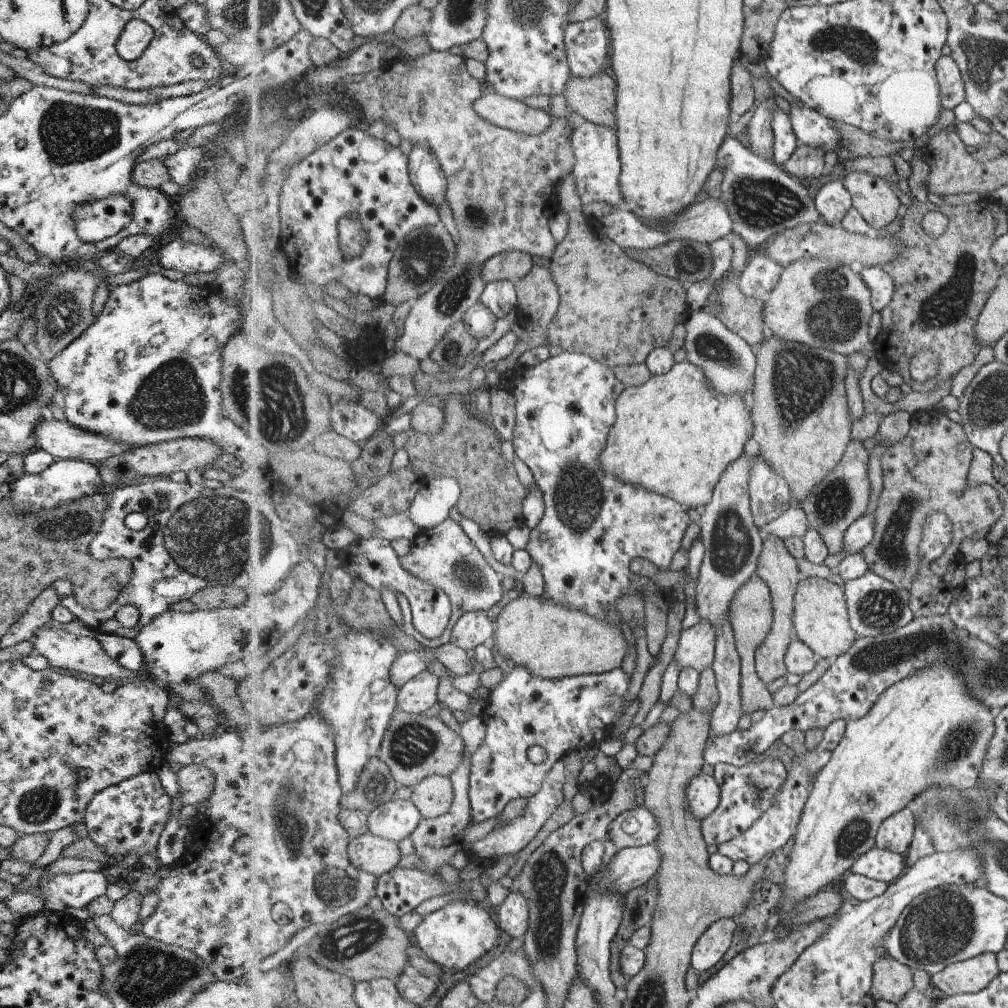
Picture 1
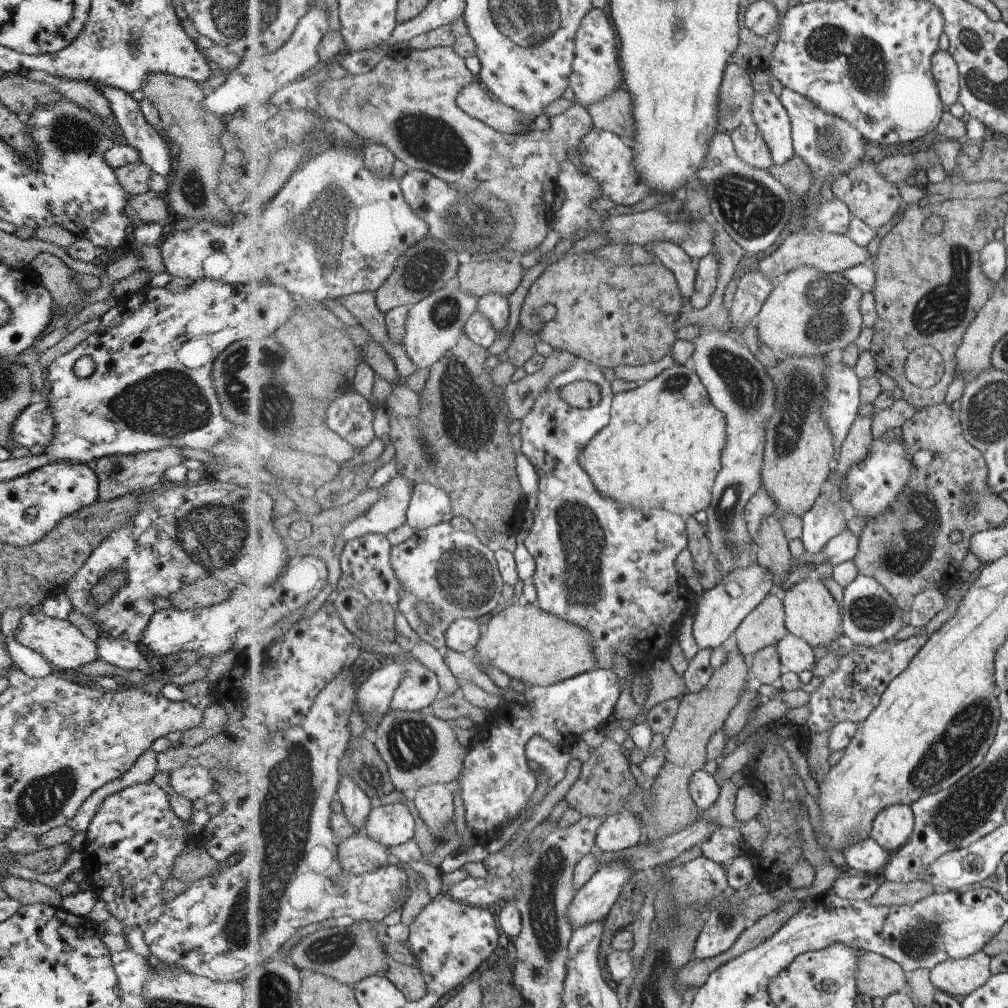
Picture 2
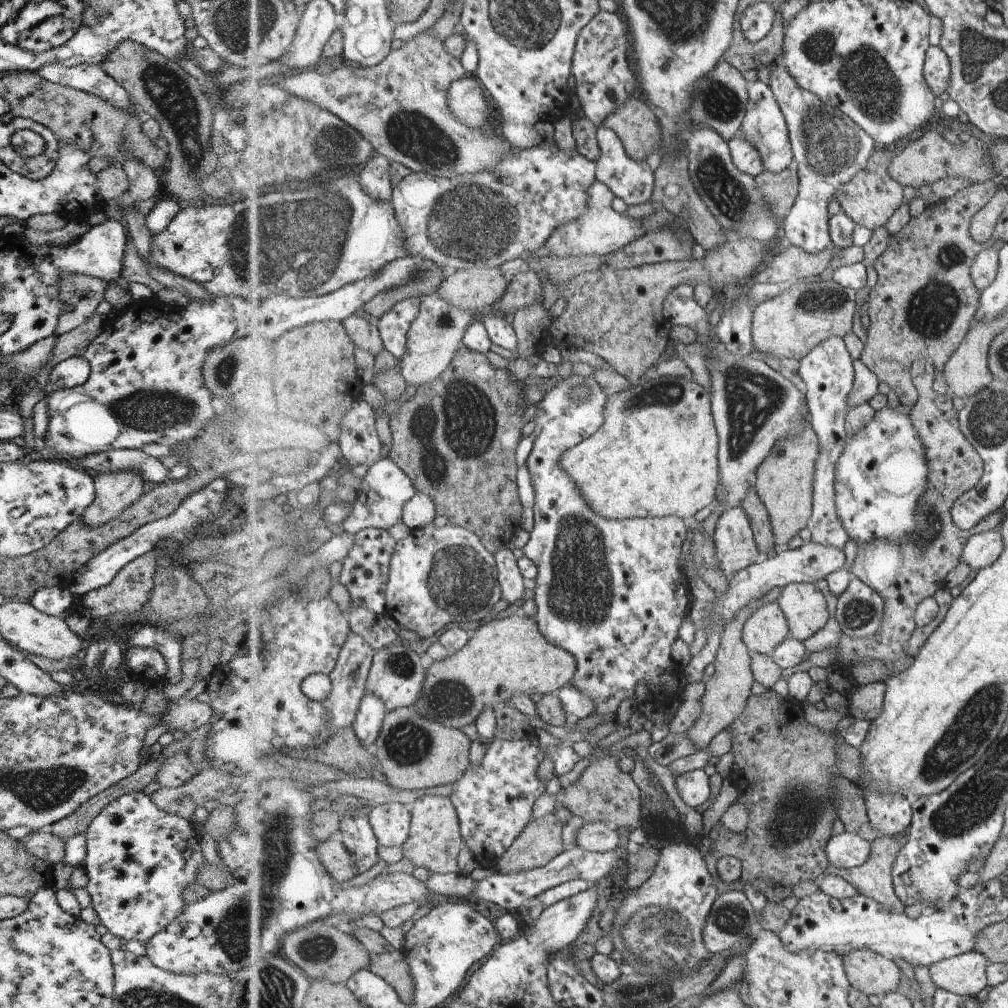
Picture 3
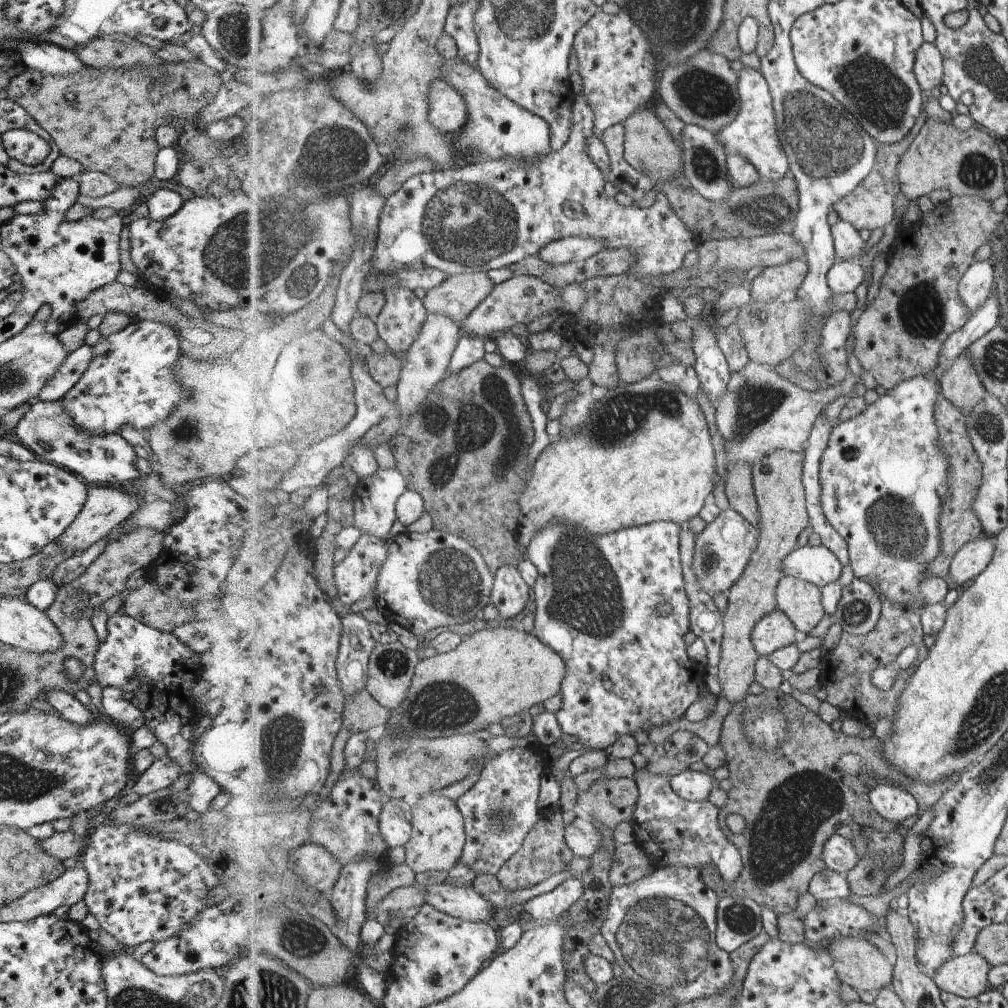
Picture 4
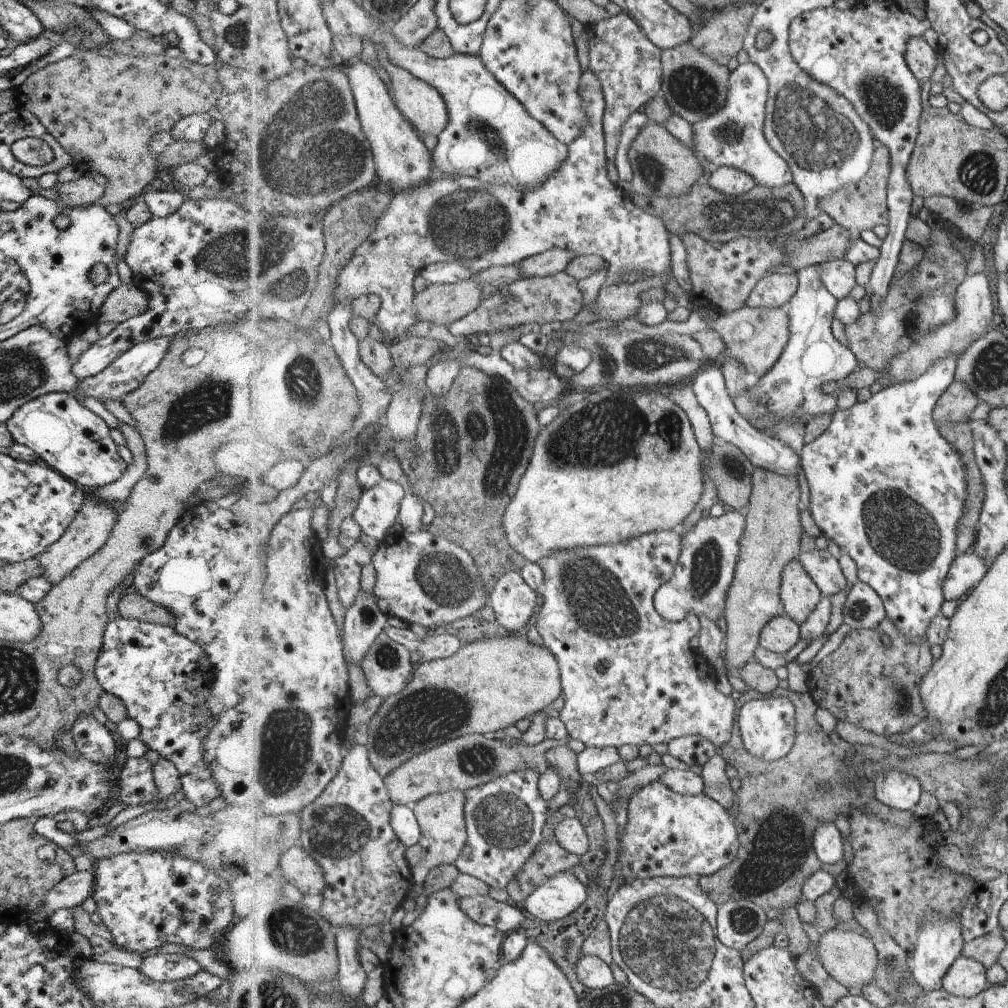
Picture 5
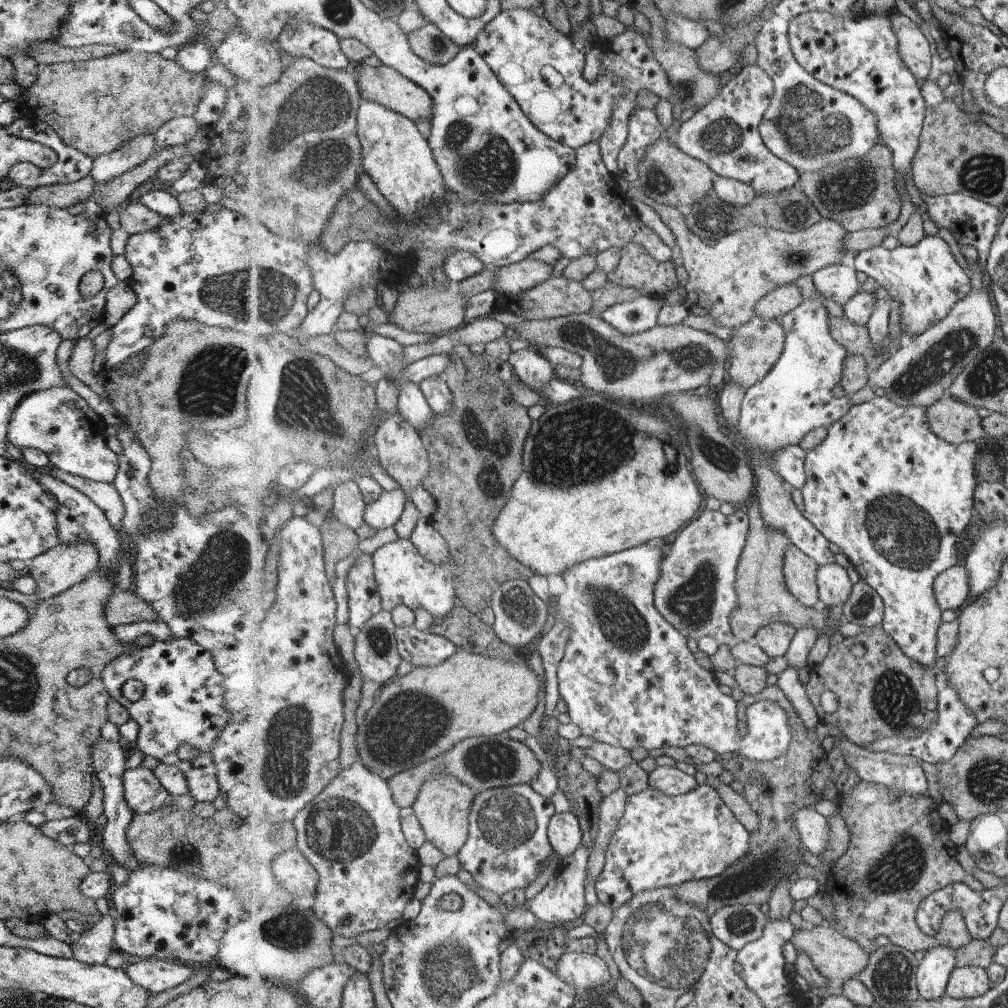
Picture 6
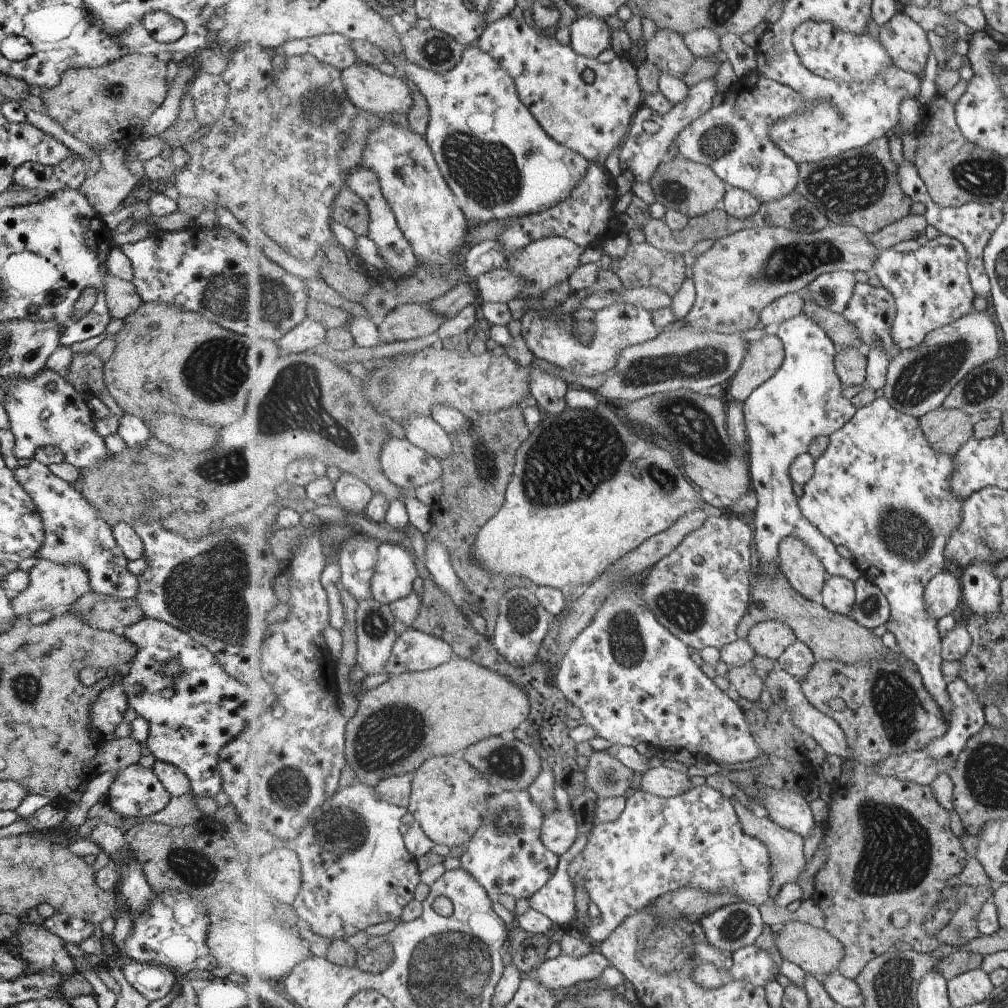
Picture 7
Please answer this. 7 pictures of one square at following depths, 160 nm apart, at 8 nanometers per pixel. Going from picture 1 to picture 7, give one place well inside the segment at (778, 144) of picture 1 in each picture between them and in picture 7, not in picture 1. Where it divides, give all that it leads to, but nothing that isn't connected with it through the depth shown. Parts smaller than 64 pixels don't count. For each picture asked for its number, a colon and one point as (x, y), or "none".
2: (769, 115)
3: (764, 125)
4: (753, 135)
5: (734, 137)
6: (725, 134)
7: (733, 138)

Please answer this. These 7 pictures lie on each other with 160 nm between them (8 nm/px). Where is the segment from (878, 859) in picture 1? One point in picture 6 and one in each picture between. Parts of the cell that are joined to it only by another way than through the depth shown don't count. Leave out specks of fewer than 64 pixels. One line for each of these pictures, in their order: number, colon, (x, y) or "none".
2: (867, 856)
3: (847, 850)
4: (840, 855)
5: (828, 843)
6: (814, 829)

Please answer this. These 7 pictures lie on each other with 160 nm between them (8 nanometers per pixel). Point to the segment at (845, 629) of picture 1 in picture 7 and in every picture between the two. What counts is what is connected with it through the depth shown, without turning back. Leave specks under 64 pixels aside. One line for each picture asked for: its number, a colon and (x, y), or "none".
2: (812, 613)
3: (806, 607)
4: (801, 600)
5: (801, 596)
6: (800, 569)
7: (799, 563)

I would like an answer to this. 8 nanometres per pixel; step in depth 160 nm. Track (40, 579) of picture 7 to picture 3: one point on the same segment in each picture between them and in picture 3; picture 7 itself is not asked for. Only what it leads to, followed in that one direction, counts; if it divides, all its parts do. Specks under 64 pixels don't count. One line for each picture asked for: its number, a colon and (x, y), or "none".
3: (113, 492)
4: (103, 508)
5: (87, 532)
6: (60, 567)

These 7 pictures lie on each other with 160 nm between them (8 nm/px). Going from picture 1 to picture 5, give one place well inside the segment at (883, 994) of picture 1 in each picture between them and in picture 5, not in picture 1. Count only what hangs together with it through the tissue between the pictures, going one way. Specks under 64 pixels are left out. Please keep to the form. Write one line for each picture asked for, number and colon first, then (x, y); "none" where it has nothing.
2: (877, 975)
3: (869, 971)
4: (860, 964)
5: (851, 958)

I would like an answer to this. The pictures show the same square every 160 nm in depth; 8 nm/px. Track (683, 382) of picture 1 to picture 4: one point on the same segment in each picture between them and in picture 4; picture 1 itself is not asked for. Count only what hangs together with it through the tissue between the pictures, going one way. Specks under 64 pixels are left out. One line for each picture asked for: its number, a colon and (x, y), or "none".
2: (663, 449)
3: (657, 454)
4: (628, 466)

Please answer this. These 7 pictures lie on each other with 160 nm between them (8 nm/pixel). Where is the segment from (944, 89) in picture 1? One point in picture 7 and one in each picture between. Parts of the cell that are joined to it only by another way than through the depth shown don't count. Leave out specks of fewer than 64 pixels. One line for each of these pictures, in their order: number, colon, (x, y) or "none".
2: (944, 66)
3: (938, 70)
4: (929, 67)
5: (922, 59)
6: (914, 46)
7: (907, 42)

